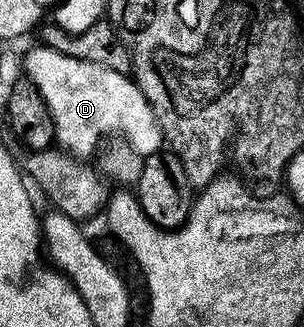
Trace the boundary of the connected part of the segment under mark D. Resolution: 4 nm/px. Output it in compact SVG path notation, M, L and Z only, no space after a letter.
M36 44L36 49L27 53L23 61L23 69L26 80L35 86L35 90L41 95L45 107L49 107L49 115L53 119L55 128L55 141L60 150L66 151L72 158L86 159L95 148L100 148L99 140L110 133L116 133L116 138L122 139L134 147L143 158L151 153L160 152L164 148L165 138L163 128L159 126L155 118L153 107L145 99L139 86L126 73L118 73L97 63L89 63L81 59L73 59L69 55L61 55L61 51L53 51L48 45Z

